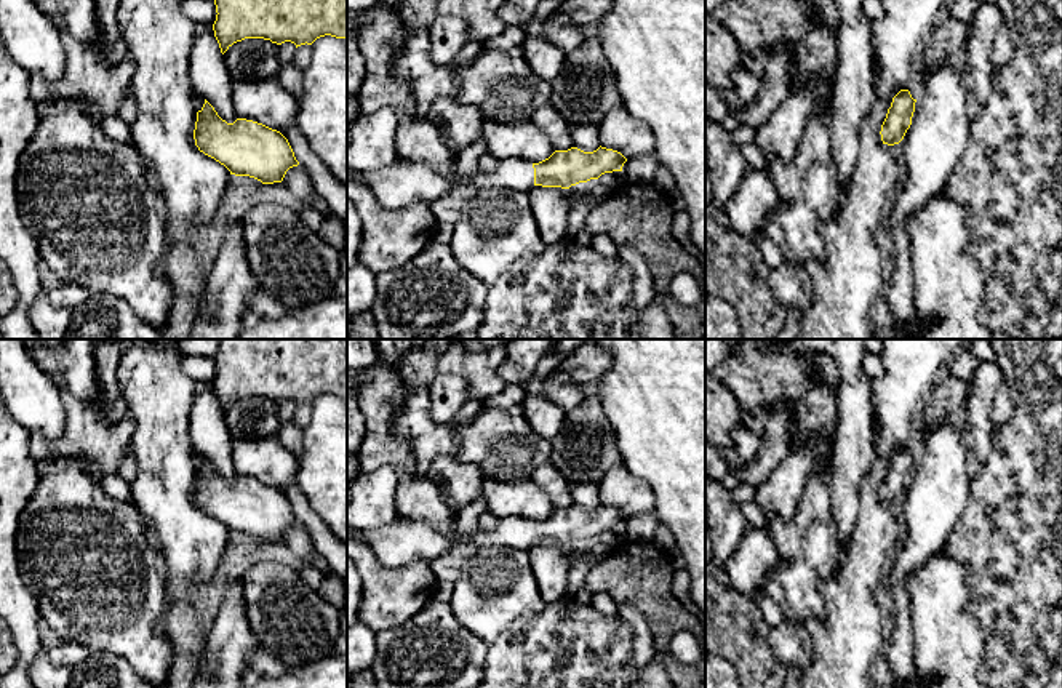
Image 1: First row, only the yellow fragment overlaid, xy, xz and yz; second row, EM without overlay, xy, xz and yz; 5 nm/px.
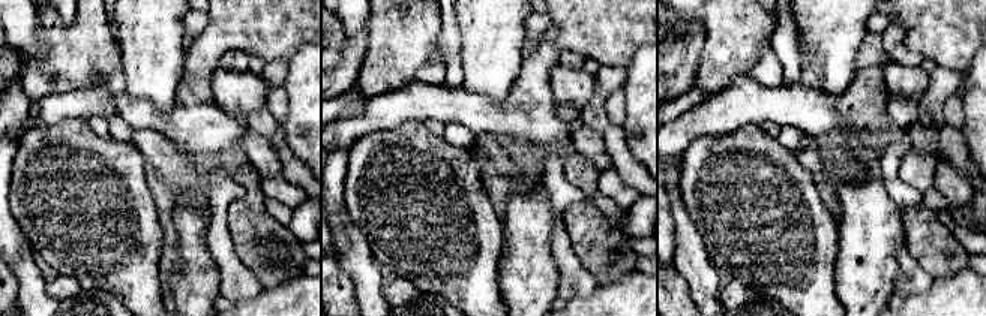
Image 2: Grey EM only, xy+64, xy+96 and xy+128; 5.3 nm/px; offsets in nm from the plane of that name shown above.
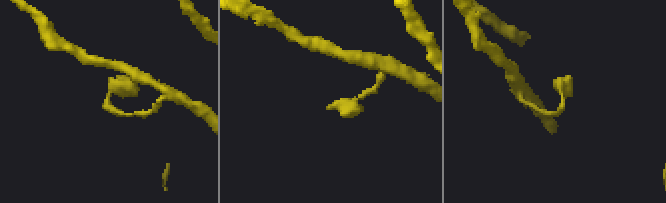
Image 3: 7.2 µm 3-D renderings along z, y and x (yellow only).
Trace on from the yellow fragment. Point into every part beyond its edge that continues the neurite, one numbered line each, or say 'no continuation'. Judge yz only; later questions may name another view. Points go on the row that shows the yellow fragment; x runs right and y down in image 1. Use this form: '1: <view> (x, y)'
no continuation

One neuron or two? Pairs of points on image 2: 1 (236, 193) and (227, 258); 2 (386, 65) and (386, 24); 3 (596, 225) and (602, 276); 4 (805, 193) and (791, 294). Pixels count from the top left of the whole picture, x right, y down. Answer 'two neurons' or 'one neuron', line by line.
1: one neuron
2: one neuron
3: one neuron
4: one neuron

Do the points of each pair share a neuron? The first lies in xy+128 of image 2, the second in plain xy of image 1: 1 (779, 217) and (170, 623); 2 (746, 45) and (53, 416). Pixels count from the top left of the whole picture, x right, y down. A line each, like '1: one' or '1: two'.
1: two
2: two

